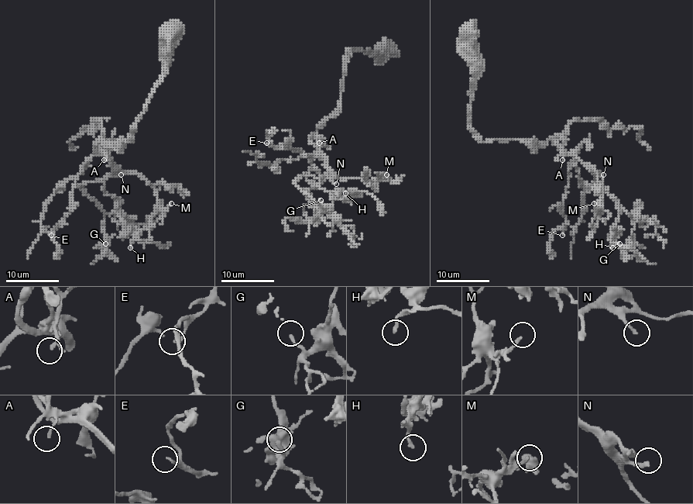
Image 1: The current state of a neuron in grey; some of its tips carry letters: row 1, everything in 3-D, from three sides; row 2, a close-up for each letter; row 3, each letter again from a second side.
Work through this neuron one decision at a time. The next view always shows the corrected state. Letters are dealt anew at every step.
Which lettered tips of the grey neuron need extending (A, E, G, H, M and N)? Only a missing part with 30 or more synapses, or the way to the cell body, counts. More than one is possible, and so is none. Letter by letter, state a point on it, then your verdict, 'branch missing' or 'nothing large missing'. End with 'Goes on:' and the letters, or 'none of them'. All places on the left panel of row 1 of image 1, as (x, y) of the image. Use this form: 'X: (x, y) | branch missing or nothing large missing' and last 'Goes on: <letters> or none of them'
A: (104, 160) | nothing large missing
E: (51, 235) | nothing large missing
G: (105, 243) | nothing large missing
H: (130, 247) | nothing large missing
M: (171, 203) | nothing large missing
N: (121, 174) | branch missing
Goes on: N

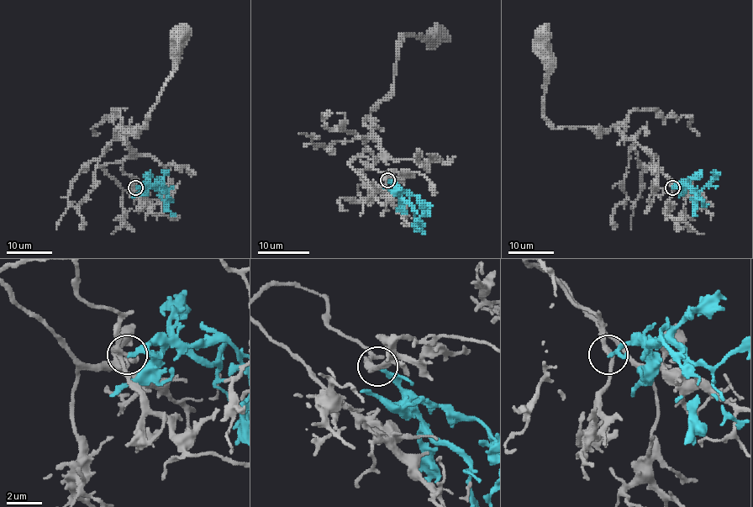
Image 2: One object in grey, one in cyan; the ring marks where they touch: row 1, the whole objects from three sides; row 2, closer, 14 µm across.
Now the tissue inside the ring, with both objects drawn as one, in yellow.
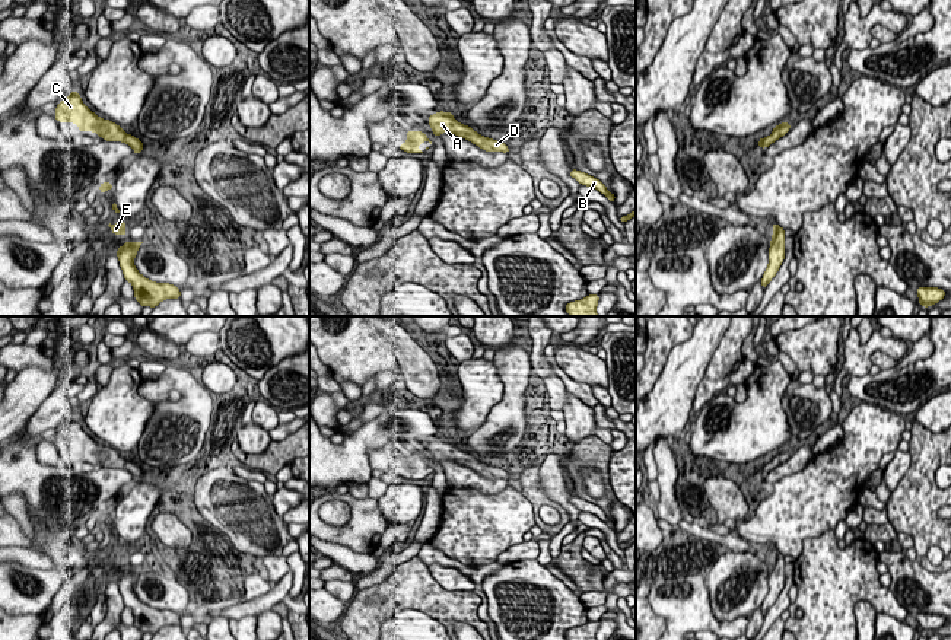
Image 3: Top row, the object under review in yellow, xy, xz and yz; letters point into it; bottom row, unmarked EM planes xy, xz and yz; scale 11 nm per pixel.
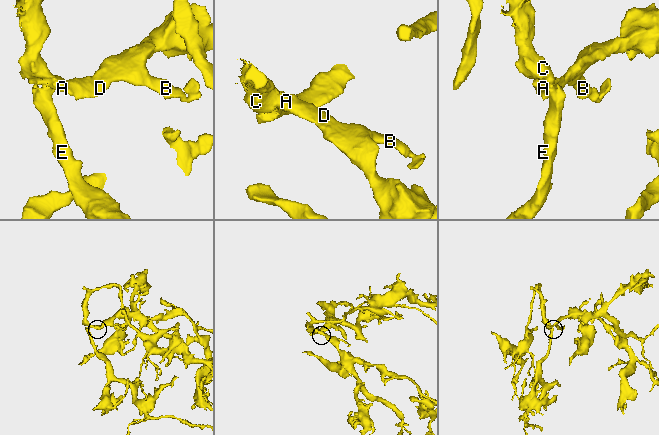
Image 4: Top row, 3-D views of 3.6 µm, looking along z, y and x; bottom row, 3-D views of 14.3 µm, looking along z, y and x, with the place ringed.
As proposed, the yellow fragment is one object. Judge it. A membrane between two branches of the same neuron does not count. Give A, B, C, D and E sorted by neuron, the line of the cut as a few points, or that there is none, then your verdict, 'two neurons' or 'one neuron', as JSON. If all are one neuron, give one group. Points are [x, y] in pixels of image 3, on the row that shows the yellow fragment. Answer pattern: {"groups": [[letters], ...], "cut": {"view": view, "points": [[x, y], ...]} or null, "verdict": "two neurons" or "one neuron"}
{"groups": [["A", "B", "C", "D", "E"]], "cut": null, "verdict": "one neuron"}

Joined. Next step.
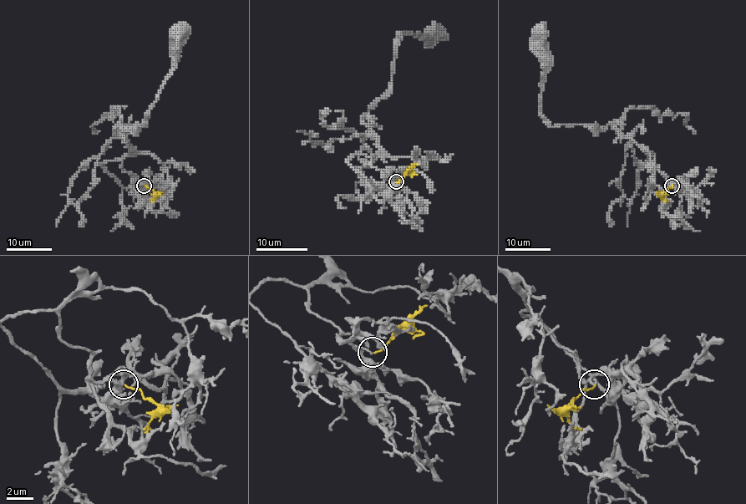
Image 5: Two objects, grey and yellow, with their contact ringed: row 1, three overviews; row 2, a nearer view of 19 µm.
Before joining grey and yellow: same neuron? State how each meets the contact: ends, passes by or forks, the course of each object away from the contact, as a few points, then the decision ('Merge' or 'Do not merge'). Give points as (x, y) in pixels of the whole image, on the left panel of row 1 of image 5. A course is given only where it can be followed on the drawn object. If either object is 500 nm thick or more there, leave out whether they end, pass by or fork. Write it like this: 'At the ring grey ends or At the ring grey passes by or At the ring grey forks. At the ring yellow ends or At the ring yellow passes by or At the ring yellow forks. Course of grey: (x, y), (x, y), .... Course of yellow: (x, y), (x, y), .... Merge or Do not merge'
At the ring grey ends. At the ring yellow ends. Course of grey: (144, 185), (123, 169), (128, 147), (120, 121), (143, 125), (175, 67), (180, 34). Course of yellow: (144, 185), (155, 193), (151, 201). Do not merge

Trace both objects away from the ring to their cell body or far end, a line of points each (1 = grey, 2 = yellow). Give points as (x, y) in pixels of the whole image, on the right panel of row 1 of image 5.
1: (672, 185), (641, 147), (621, 133), (616, 121), (591, 128), (552, 125), (540, 112), (540, 34)
2: (672, 185), (662, 193), (662, 197), (667, 201)

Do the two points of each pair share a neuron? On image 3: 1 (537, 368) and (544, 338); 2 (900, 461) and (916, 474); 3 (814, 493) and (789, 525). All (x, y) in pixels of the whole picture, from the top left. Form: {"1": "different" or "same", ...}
{"1": "same", "2": "different", "3": "same"}

